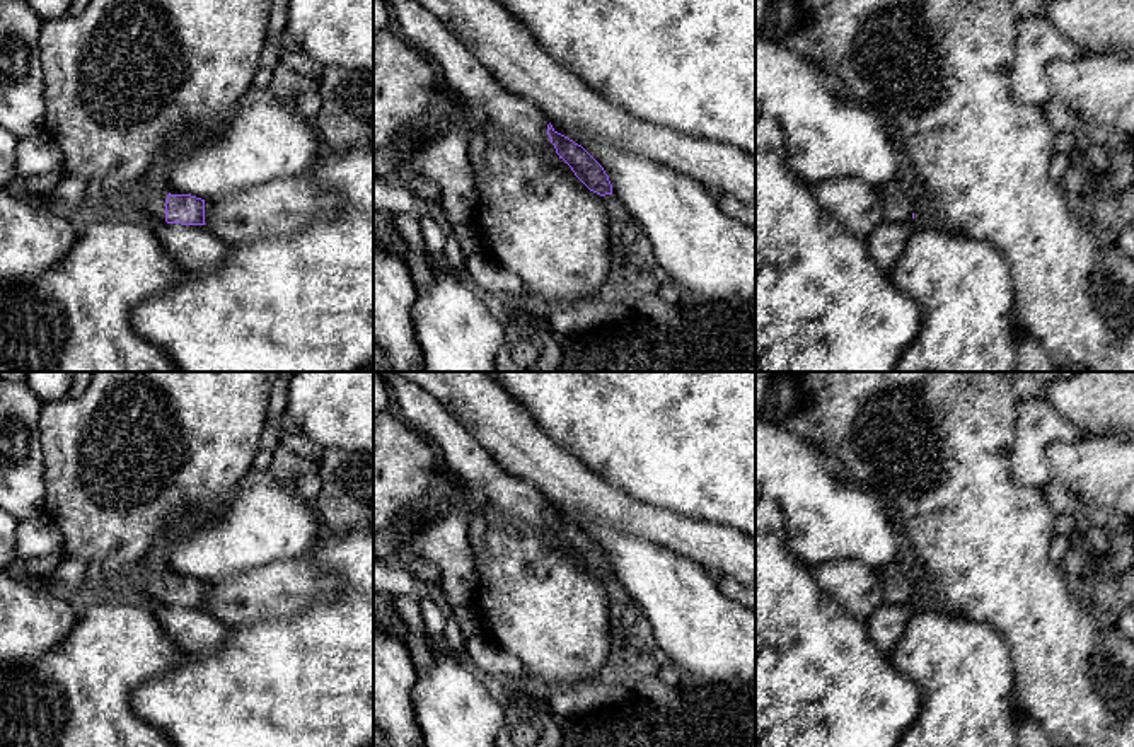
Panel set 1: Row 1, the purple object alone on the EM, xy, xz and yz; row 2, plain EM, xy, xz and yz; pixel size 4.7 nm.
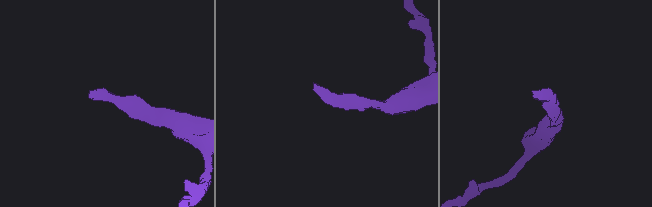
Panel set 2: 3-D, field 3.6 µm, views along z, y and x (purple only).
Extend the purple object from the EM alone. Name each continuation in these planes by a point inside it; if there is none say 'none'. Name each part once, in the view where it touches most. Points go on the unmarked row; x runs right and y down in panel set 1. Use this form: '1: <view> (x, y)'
1: xy (156, 587)

